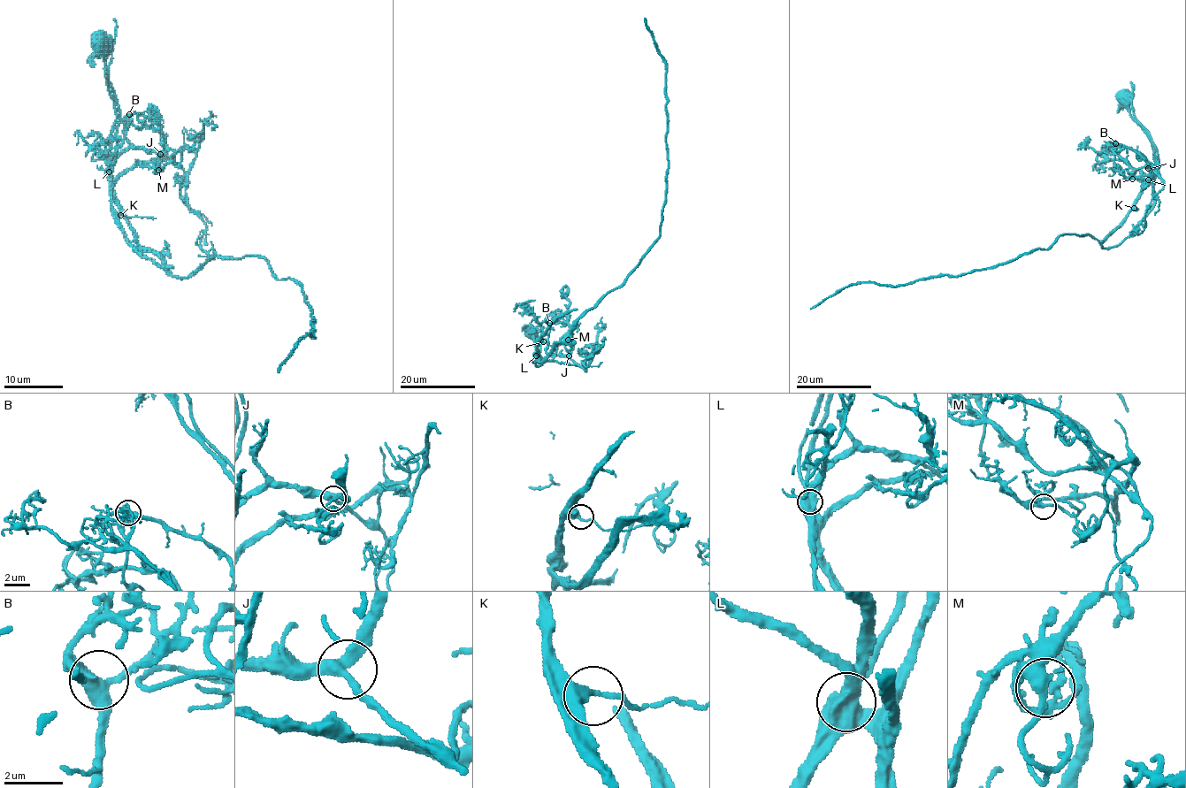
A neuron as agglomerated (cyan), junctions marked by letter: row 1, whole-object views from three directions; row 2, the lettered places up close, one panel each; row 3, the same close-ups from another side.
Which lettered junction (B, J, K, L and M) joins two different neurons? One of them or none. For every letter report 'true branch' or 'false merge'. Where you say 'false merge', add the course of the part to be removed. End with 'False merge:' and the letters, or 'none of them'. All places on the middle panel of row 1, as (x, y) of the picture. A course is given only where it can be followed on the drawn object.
B: true branch
J: true branch
K: true branch
L: false merge; course (536, 355), (541, 362), (563, 342), (580, 317), (617, 288), (660, 236), (669, 164), (666, 65), (645, 18)
M: true branch
False merge: L

